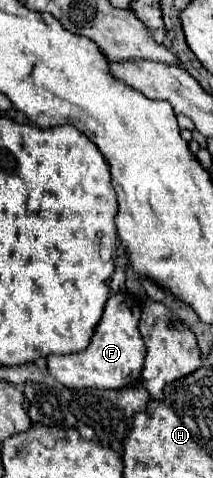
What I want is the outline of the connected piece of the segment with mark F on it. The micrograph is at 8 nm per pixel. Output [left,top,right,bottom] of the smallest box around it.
[47,293,145,389]

